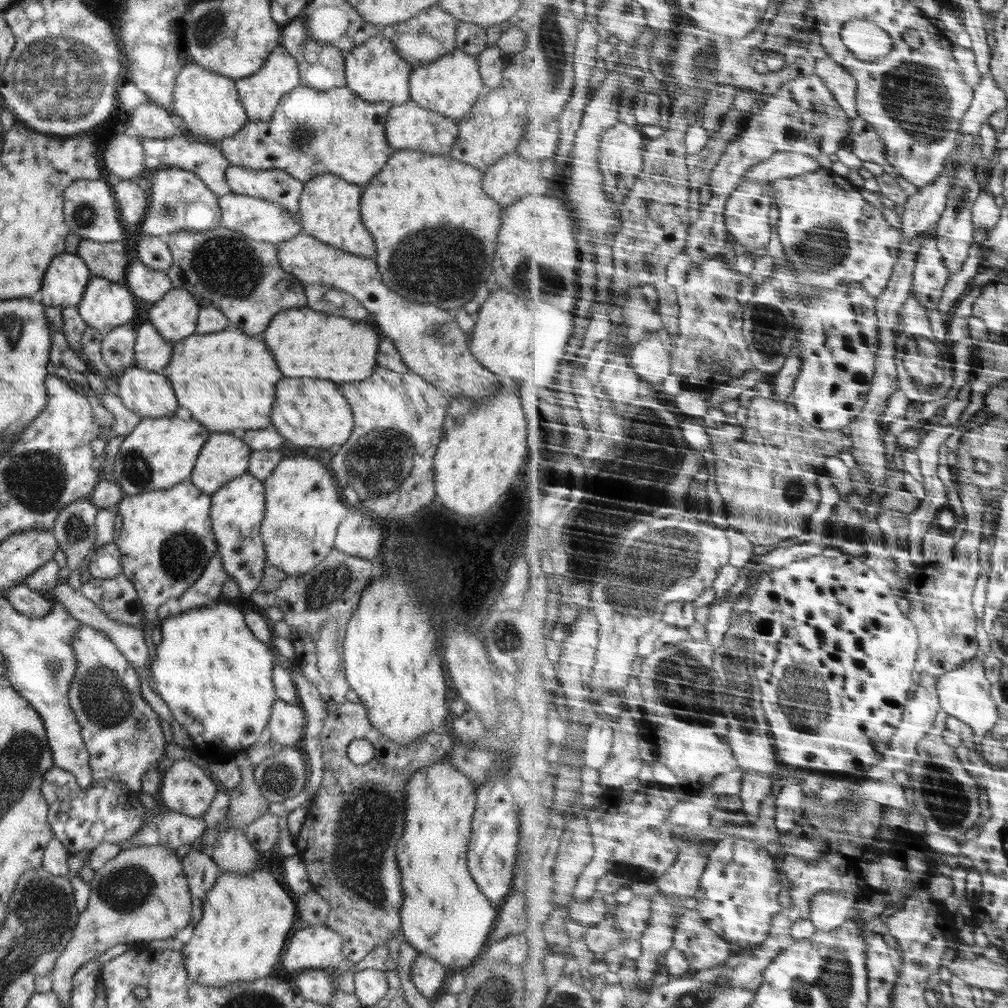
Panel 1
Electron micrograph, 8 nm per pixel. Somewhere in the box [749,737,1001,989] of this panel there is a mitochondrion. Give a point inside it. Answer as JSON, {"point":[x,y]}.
{"point":[944,797]}

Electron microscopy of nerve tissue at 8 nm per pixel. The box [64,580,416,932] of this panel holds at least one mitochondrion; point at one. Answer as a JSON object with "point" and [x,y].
{"point":[371,816]}

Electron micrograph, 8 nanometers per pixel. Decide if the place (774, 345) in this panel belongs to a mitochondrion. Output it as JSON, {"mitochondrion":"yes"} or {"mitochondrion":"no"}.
{"mitochondrion":"yes"}

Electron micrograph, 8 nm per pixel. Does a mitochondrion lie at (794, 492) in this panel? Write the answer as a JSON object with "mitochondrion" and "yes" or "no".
{"mitochondrion":"yes"}

